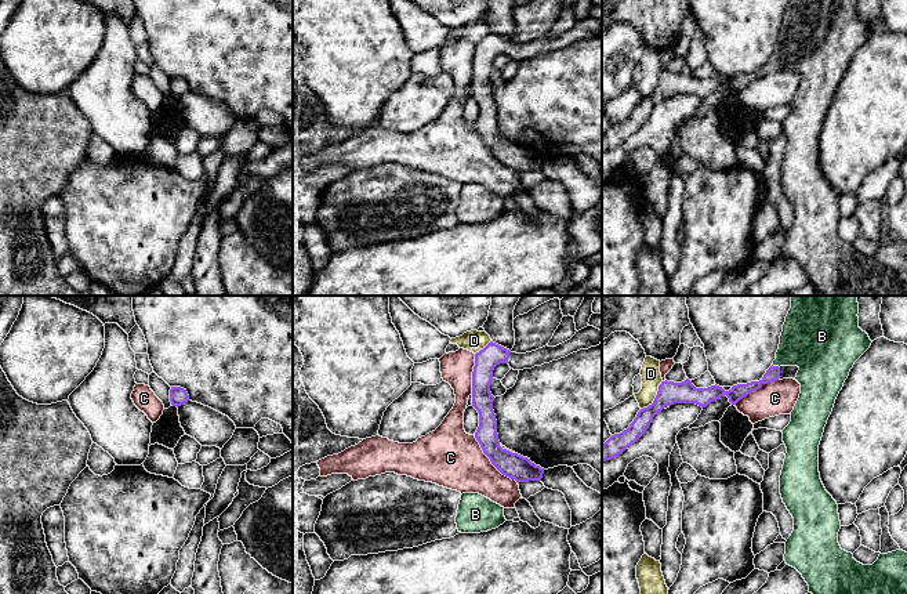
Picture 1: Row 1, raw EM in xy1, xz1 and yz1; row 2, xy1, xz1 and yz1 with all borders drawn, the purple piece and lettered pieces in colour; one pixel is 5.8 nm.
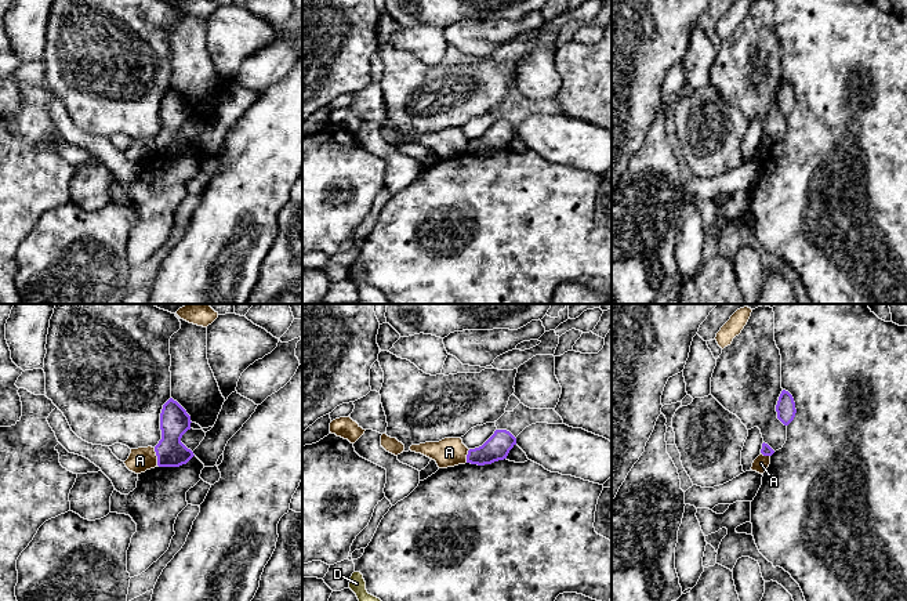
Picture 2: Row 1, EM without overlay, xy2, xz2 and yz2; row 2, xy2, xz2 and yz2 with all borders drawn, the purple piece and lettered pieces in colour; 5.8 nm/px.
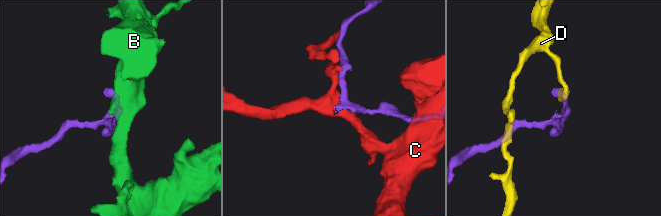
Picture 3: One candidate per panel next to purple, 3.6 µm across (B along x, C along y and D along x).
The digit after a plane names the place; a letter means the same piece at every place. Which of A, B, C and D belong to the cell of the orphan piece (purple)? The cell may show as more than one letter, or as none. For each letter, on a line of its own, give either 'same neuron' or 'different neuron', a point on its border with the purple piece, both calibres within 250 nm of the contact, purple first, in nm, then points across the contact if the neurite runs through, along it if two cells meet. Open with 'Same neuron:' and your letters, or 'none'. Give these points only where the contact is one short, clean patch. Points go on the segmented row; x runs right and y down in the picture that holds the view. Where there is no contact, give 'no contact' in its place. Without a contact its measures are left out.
Same neuron: B
A: different neuron; contact xy2 (158, 456); calibres 180 and 140 nm; border xy2 (153, 448), (158, 464)
B: same neuron; contact yz1 (776, 366); calibres 80 and 340 nm; way yz1 (773, 372), (776, 366), (797, 347), (809, 340)
C: different neuron; contact xz1 (492, 463); calibres 150 and 340 nm
D: different neuron; contact yz1 (656, 397); calibres 140 and 110 nm

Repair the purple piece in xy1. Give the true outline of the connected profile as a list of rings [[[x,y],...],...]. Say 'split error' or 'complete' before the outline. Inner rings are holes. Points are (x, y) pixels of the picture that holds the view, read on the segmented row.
complete; [[[171,387],[170,390],[170,402],[173,406],[181,406],[189,401],[186,390],[181,387]]]

